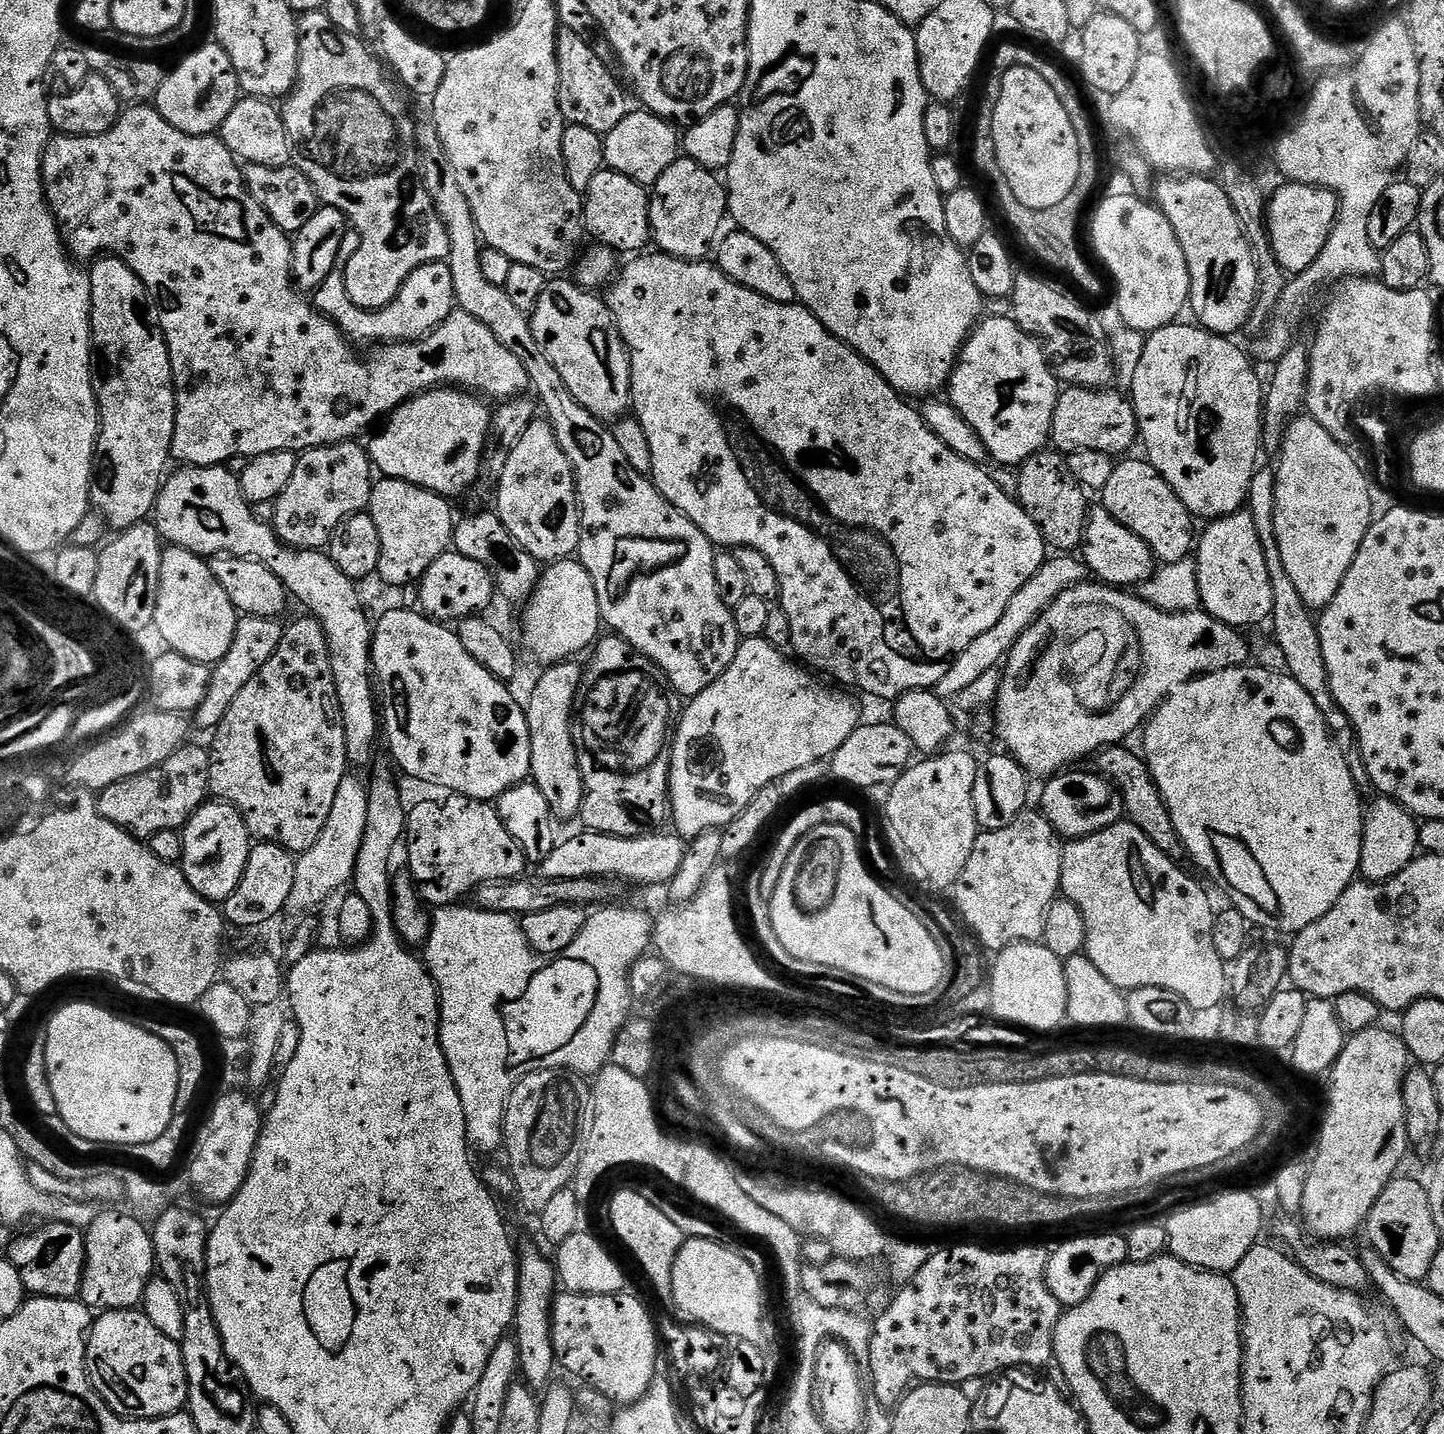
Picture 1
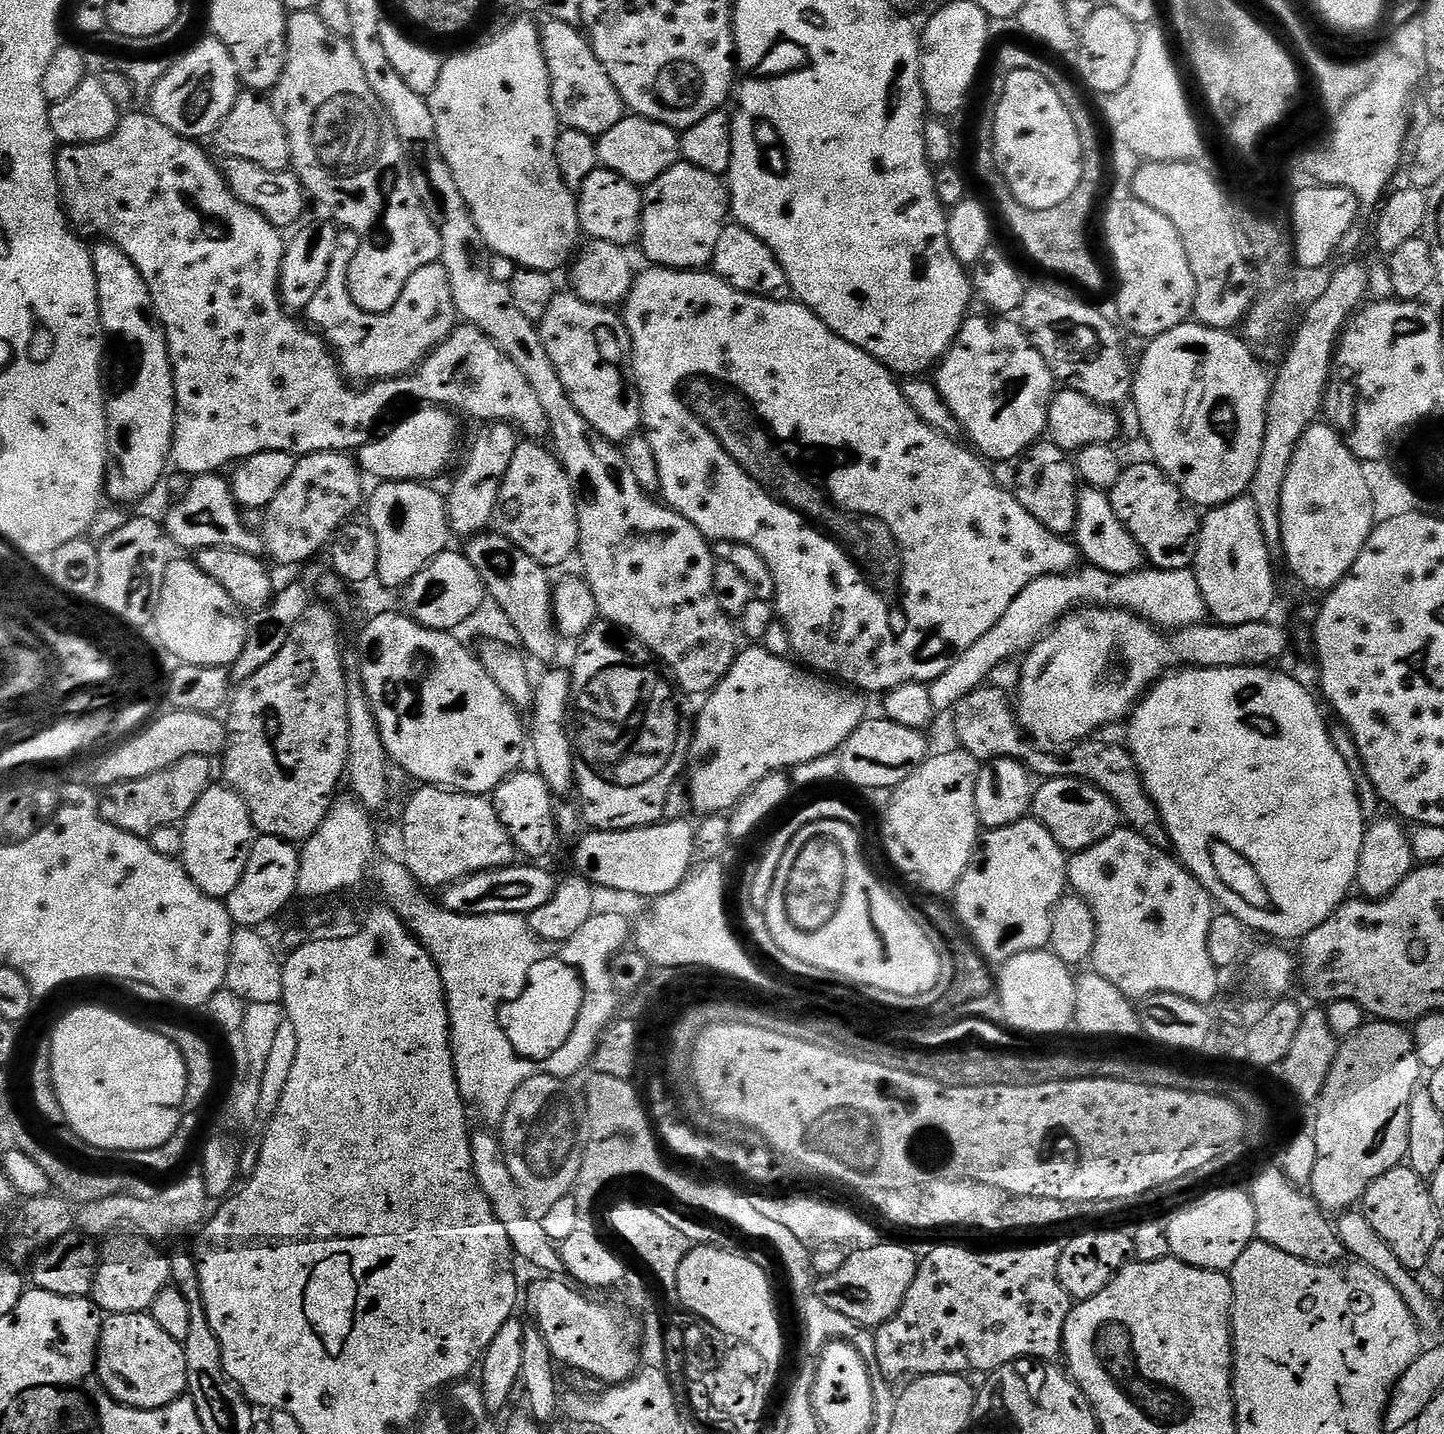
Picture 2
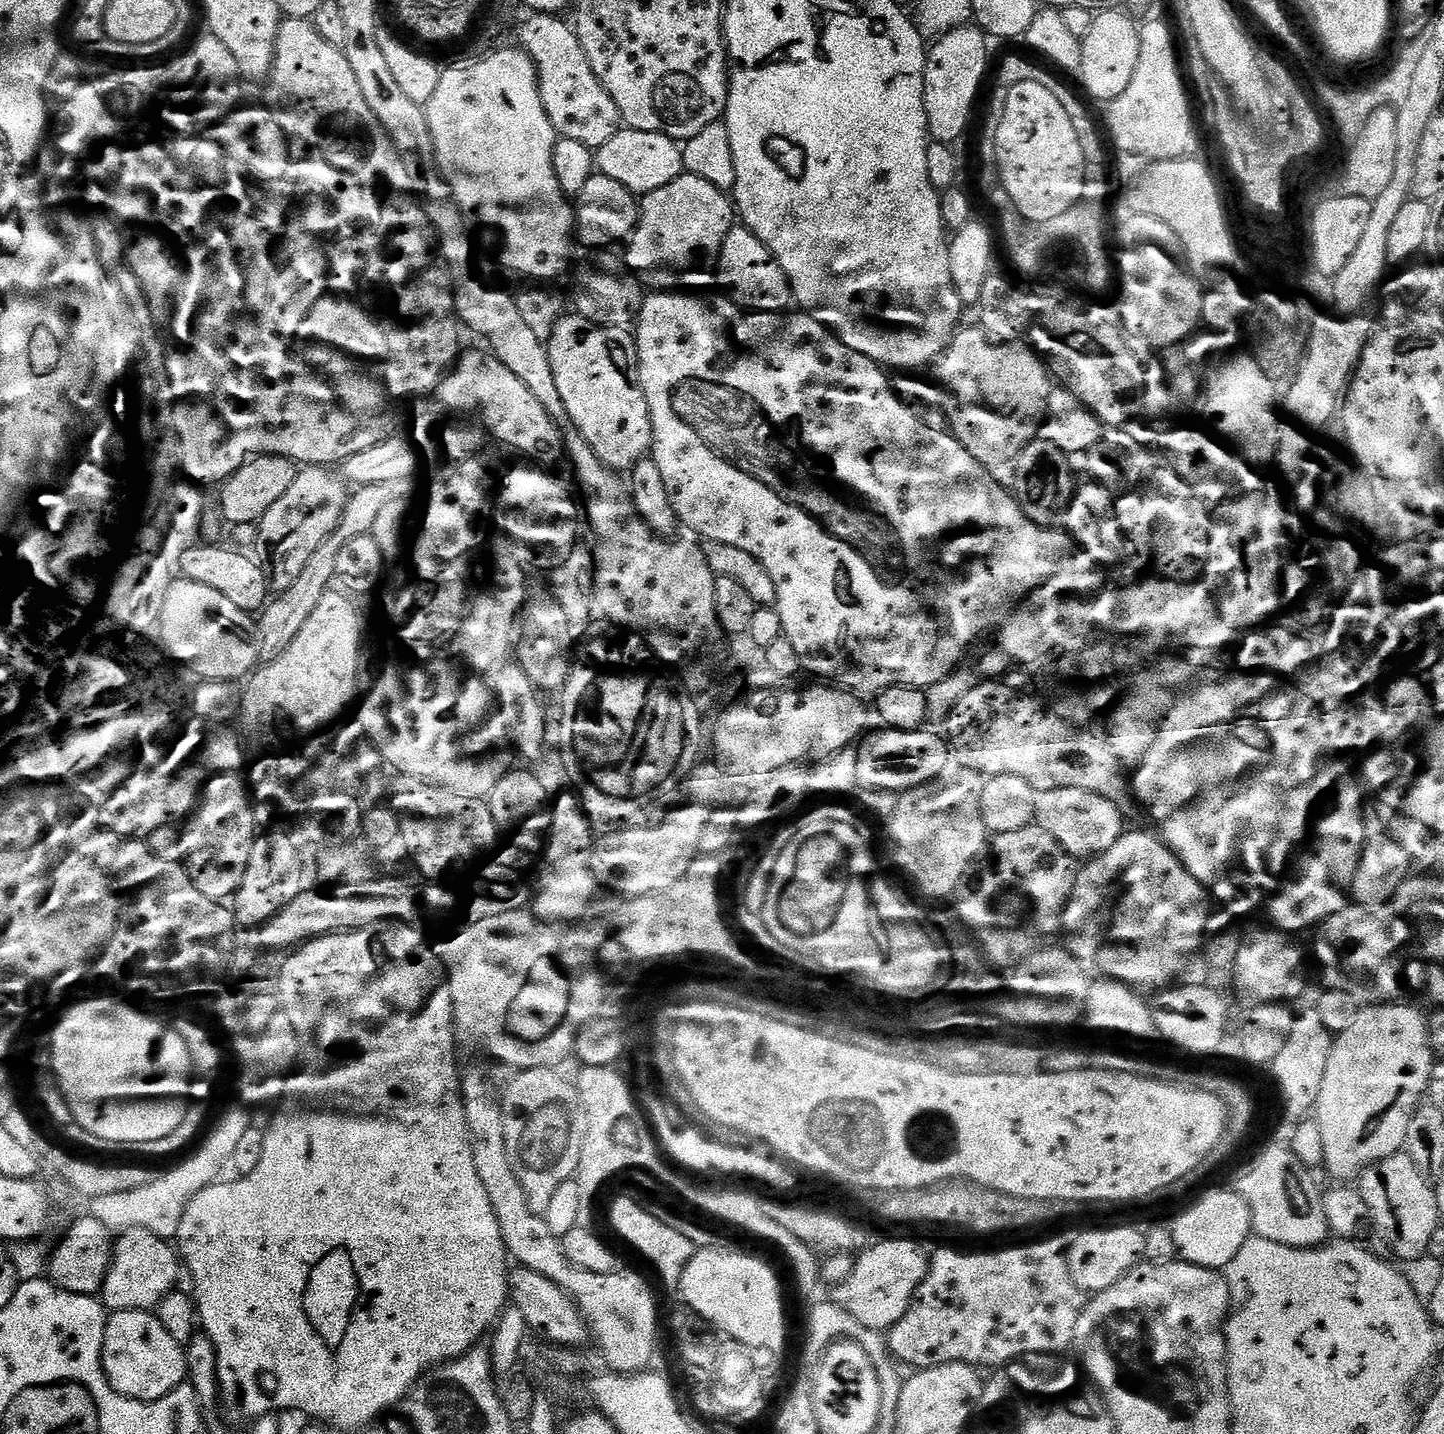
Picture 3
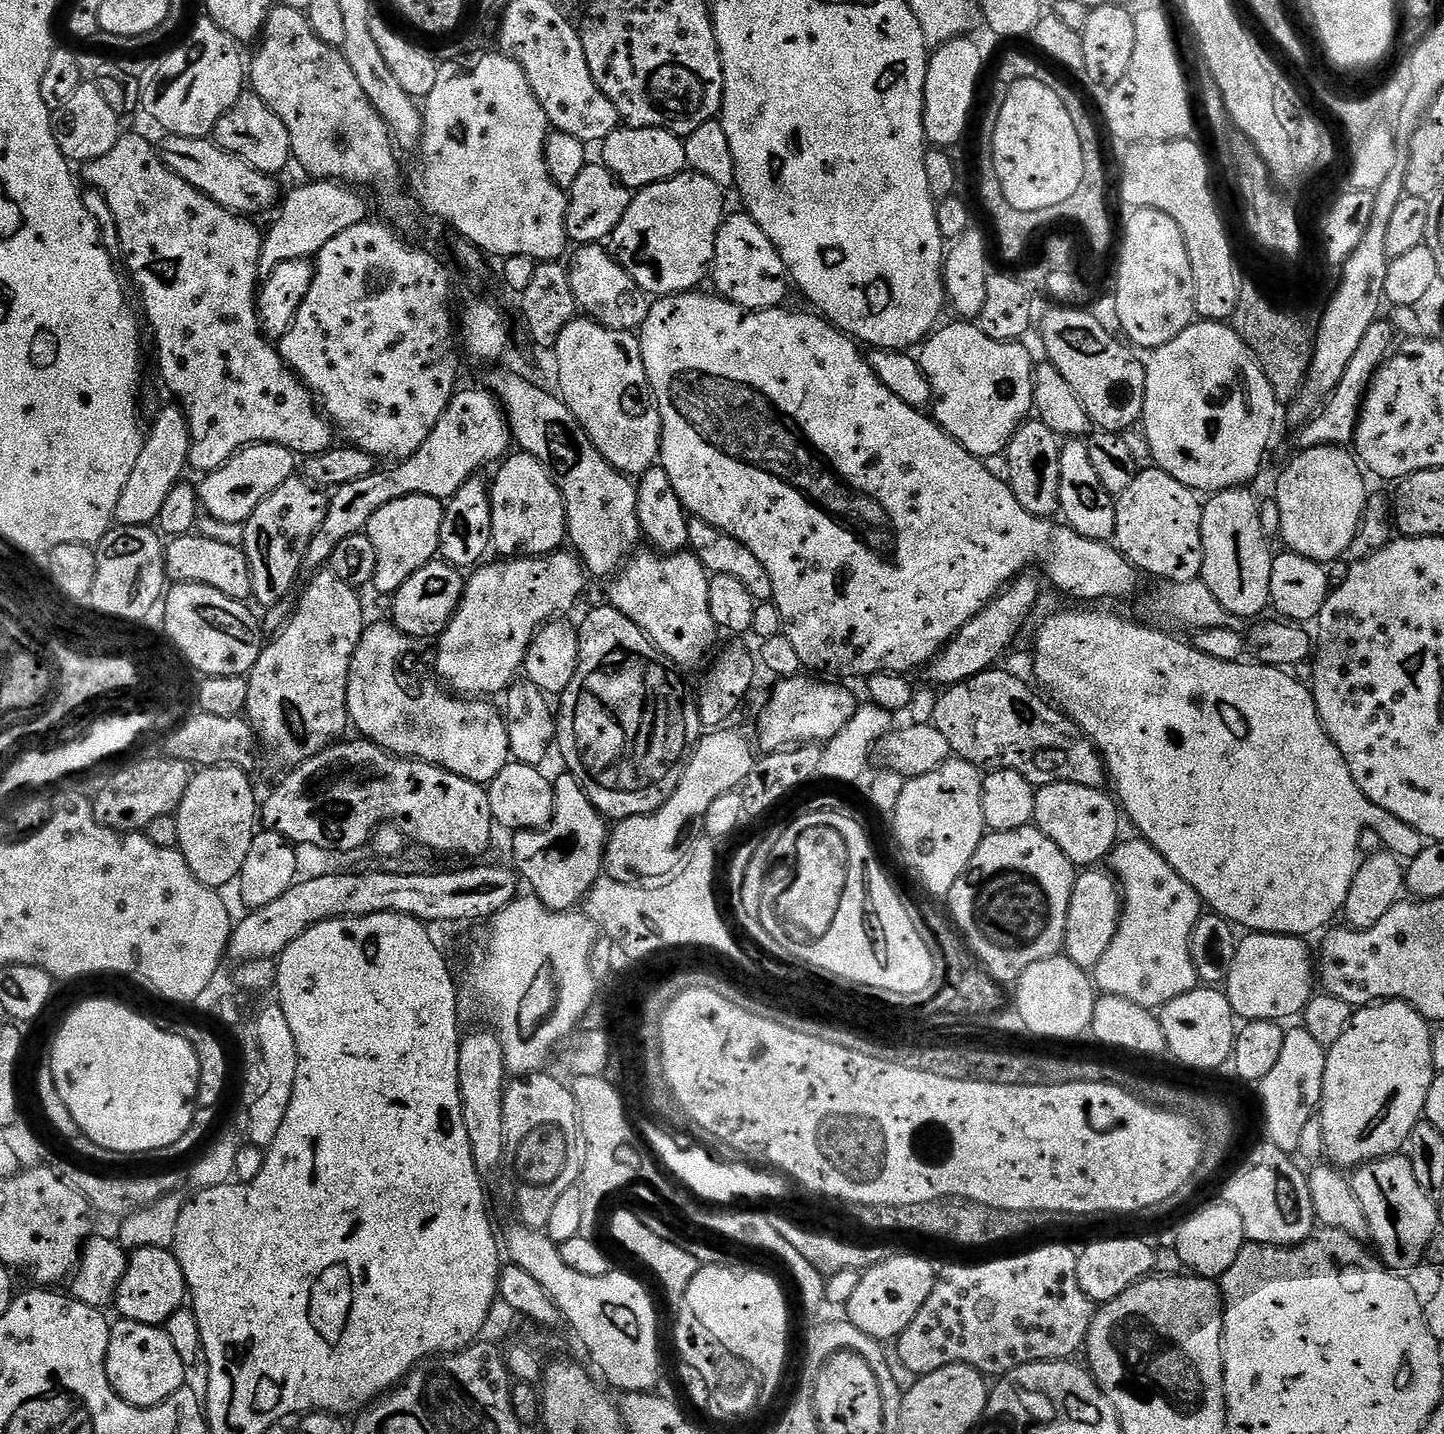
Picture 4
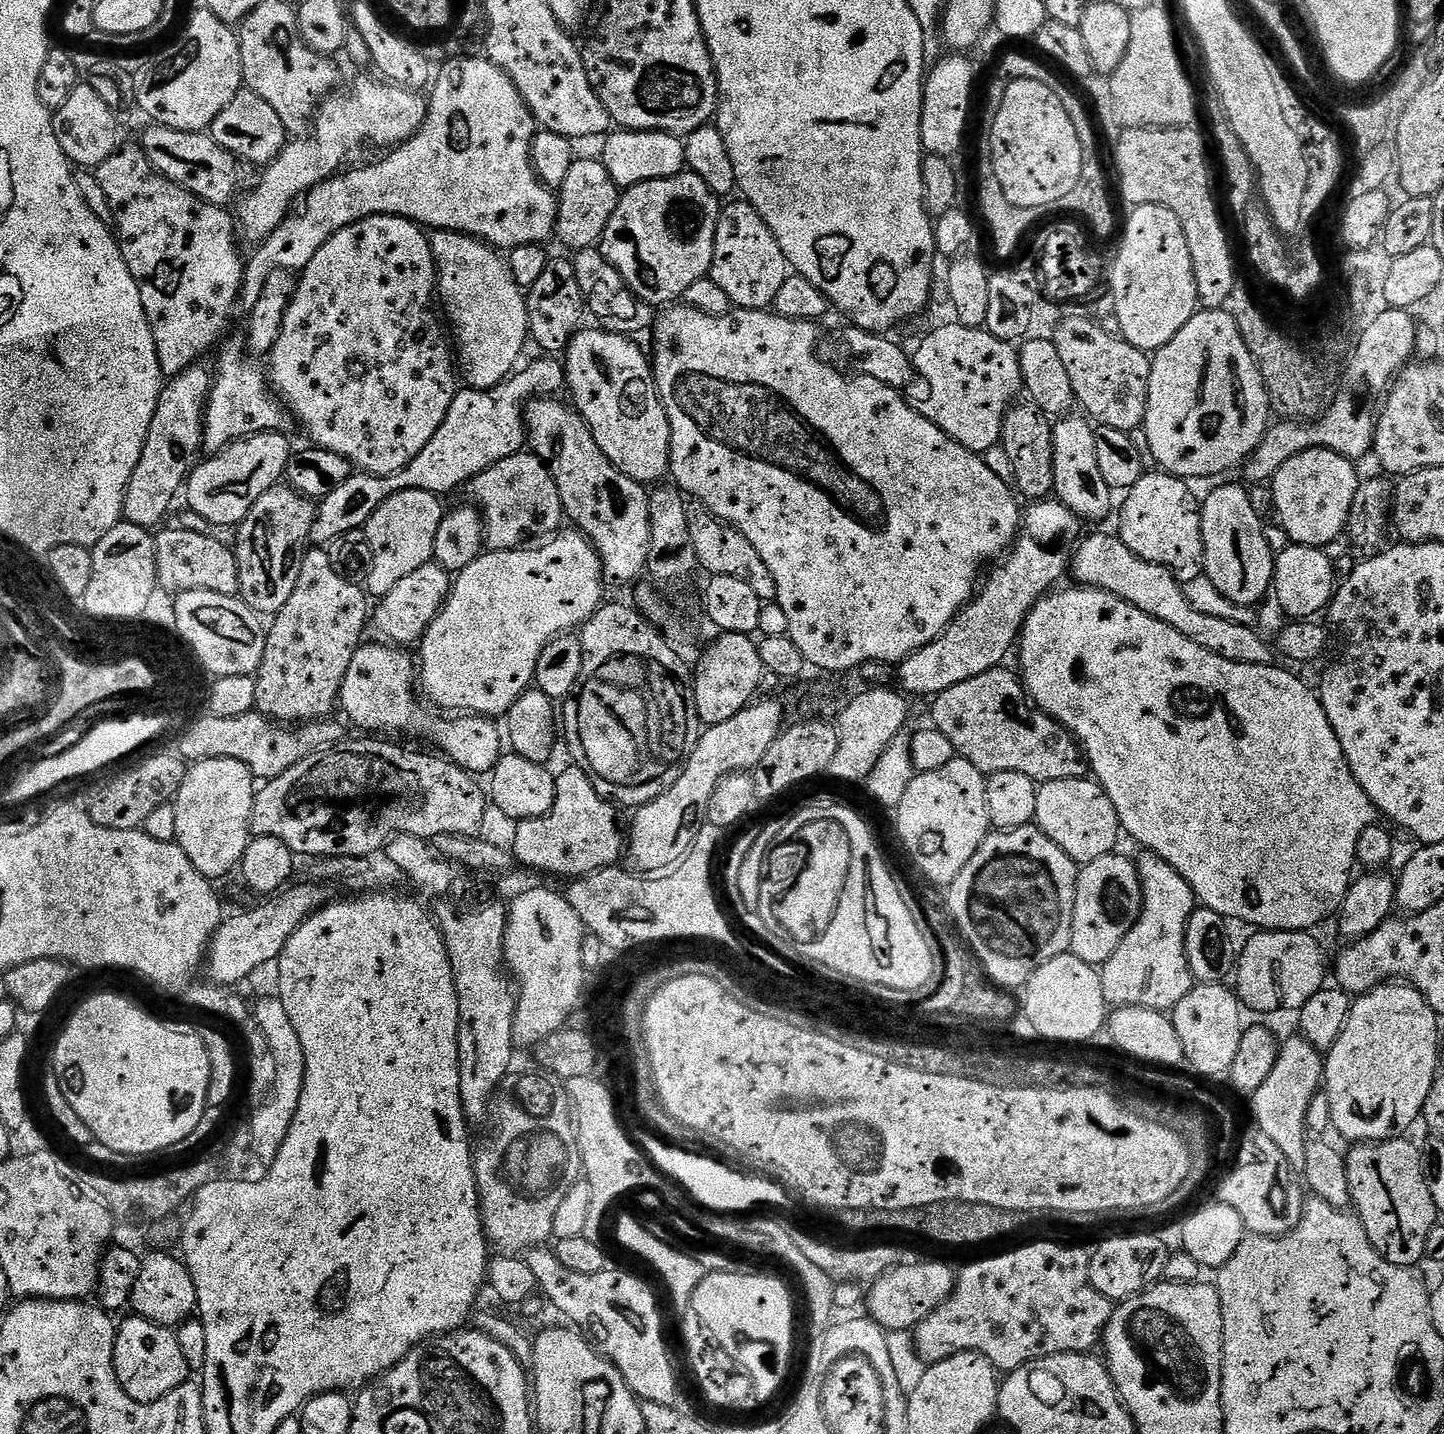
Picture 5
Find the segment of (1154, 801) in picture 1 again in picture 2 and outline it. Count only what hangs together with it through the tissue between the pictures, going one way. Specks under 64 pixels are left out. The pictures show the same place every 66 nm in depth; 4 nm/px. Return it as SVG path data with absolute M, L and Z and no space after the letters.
M981 686L969 696L962 697L954 709L956 716L956 736L960 739L959 747L969 752L981 762L993 760L1019 760L1023 762L1029 773L1040 778L1053 776L1072 776L1075 780L1084 780L1088 784L1095 784L1114 803L1119 819L1132 831L1137 832L1146 842L1156 848L1165 850L1172 848L1172 839L1160 817L1158 806L1150 798L1146 790L1140 770L1131 751L1123 743L1111 744L1108 740L1089 738L1081 740L1069 747L1065 756L1055 756L1052 750L1038 750L1037 745L1026 735L1020 722L1016 718L1013 705L1010 703L1009 693L1001 688Z

